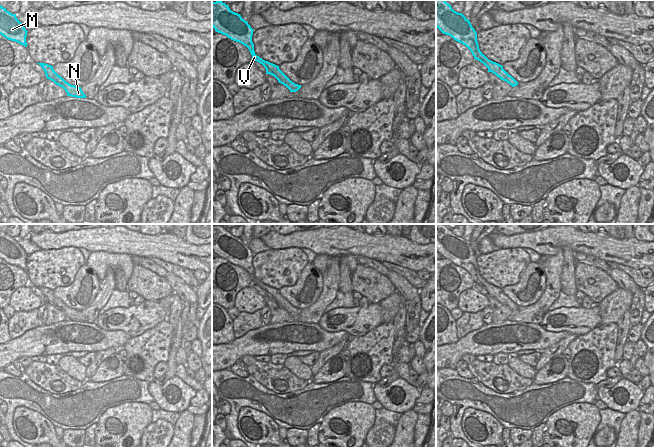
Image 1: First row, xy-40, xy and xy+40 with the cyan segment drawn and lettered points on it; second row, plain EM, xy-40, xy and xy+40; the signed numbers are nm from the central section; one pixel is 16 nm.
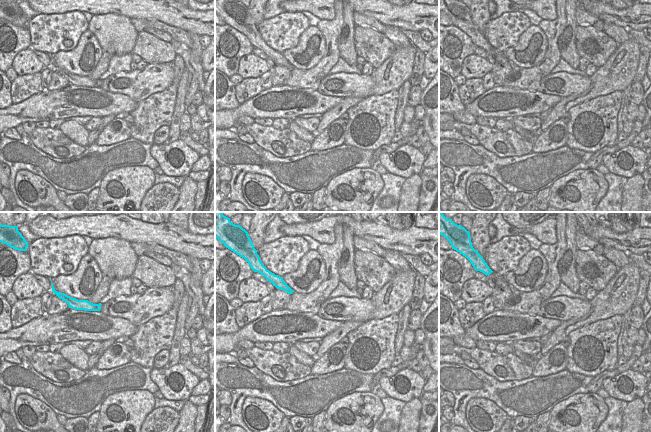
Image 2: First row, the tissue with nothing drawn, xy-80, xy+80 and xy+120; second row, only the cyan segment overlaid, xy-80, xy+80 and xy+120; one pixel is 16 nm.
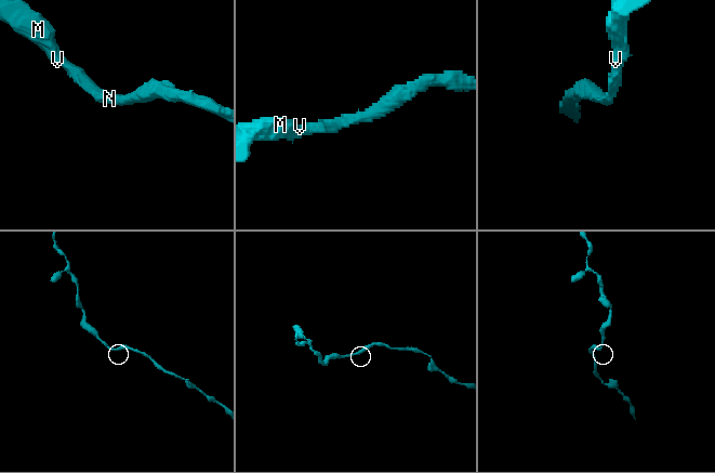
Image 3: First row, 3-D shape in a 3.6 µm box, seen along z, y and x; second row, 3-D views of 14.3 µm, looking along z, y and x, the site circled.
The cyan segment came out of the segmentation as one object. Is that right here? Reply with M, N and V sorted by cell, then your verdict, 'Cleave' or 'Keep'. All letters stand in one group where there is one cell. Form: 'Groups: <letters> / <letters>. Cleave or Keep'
Groups: M N V. Keep.

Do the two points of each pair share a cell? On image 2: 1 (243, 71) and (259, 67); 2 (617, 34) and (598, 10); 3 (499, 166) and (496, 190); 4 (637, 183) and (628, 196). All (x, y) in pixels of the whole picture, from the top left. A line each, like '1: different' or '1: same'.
1: same
2: different
3: different
4: same

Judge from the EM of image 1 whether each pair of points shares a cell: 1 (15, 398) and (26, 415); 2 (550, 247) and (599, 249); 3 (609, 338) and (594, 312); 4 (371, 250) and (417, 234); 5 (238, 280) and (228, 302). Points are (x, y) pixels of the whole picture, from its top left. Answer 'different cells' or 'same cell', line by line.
1: different cells
2: same cell
3: different cells
4: different cells
5: same cell

